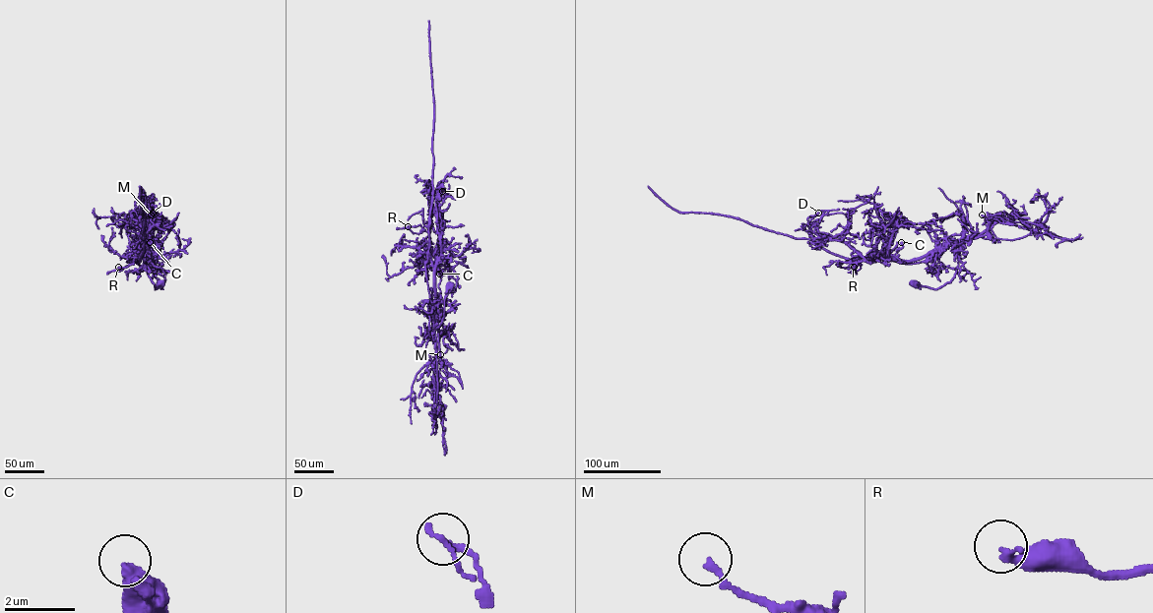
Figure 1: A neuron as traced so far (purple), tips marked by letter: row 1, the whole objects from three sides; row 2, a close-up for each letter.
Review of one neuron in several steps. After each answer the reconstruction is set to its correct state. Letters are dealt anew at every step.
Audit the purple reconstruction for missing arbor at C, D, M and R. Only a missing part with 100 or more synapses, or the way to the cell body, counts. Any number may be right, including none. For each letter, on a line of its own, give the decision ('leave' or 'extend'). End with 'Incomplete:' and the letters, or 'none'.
C: leave
D: leave
M: leave
R: leave
Incomplete: none

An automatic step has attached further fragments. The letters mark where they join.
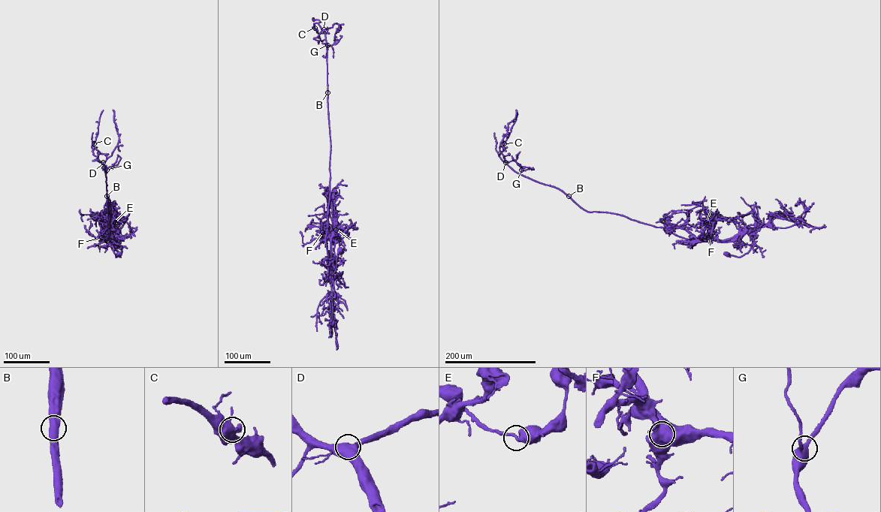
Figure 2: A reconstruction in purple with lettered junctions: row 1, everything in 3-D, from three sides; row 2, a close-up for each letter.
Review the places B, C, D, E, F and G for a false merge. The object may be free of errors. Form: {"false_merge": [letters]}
{"false_merge": ["F"]}

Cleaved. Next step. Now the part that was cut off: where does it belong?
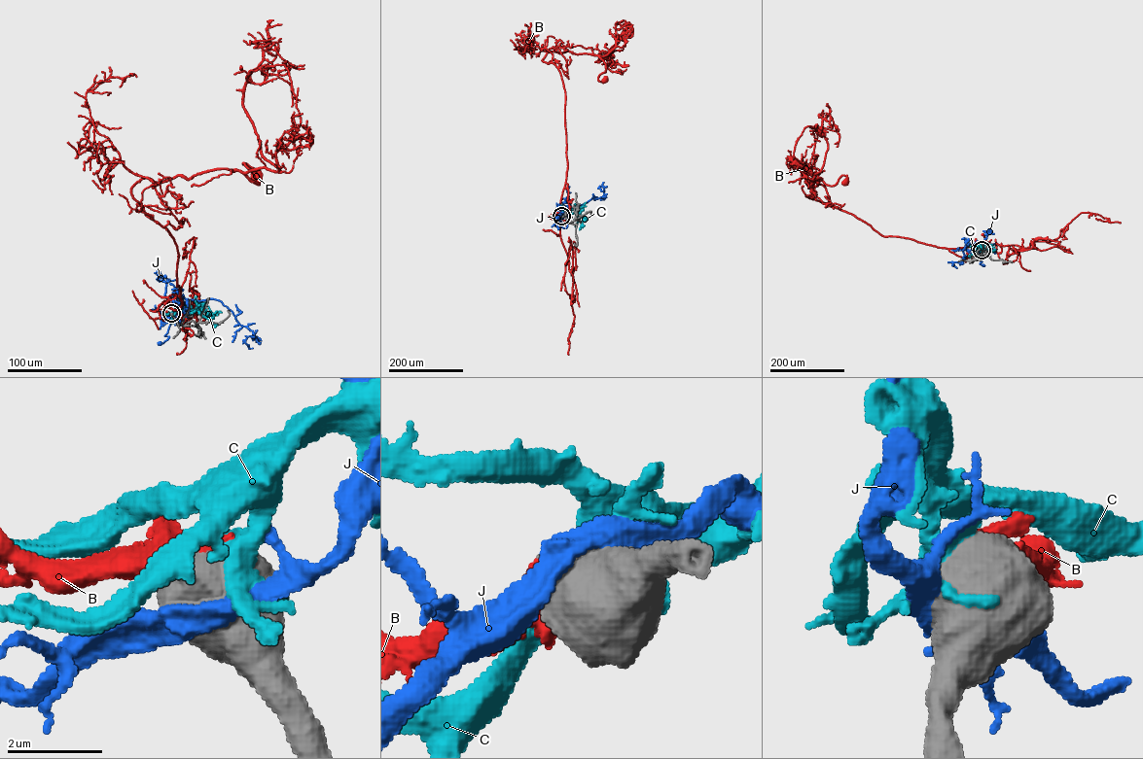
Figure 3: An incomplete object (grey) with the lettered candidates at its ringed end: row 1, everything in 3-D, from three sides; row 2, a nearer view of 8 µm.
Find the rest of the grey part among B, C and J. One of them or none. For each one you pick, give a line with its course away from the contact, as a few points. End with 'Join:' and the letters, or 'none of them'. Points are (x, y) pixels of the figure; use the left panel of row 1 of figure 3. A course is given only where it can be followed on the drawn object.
B: it runs (170, 313), (158, 307), (182, 304), (177, 247), (131, 188), (221, 169), (258, 184), (243, 163), (259, 179)
Join: B

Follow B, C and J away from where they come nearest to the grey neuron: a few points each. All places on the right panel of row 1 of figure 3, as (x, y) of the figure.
B: (982, 251), (981, 243), (950, 249), (881, 235), (831, 205), (816, 182), (834, 186), (846, 176), (842, 183)
C: (982, 251), (977, 248), (995, 250)
J: (982, 251), (980, 246), (976, 246), (982, 261), (980, 263), (983, 264)

